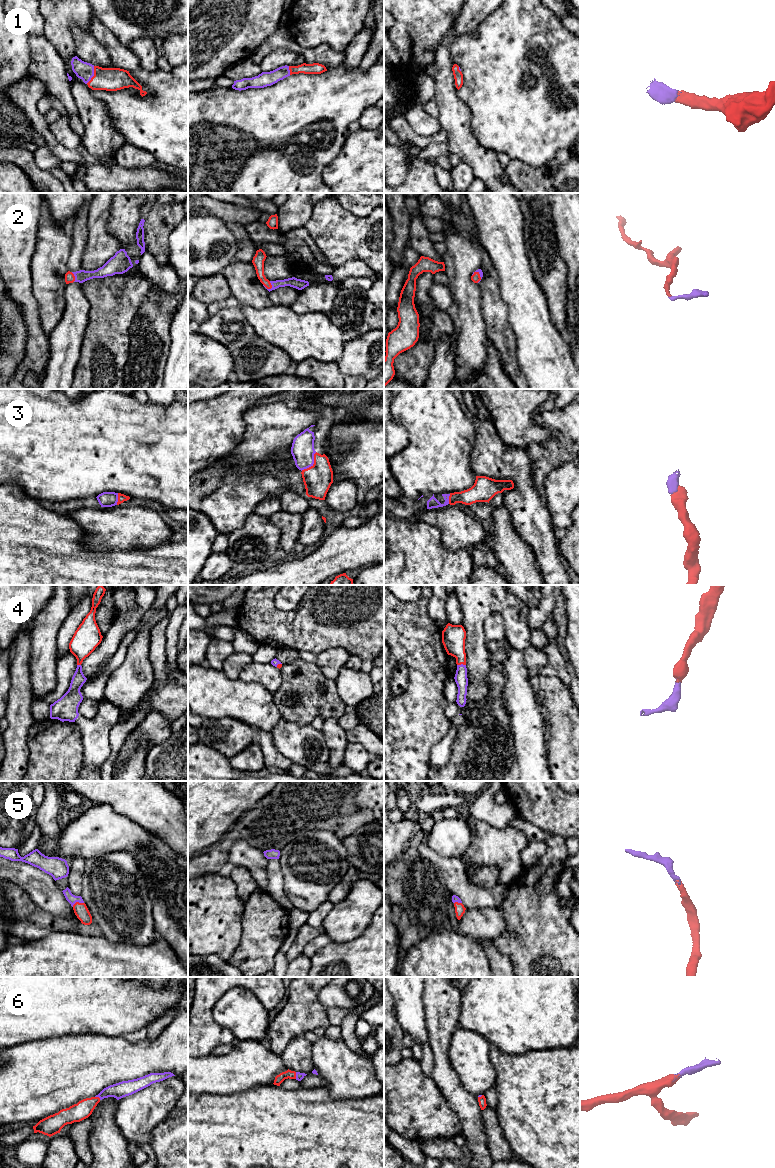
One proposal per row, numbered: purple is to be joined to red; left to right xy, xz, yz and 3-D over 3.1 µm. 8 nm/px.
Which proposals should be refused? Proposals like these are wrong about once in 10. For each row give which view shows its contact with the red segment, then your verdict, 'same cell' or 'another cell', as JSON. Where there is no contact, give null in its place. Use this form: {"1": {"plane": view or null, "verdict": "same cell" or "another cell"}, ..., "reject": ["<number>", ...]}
{"1": {"plane": "xy", "verdict": "same cell"}, "2": {"plane": "xz", "verdict": "same cell"}, "3": {"plane": "xz", "verdict": "same cell"}, "4": {"plane": "yz", "verdict": "same cell"}, "5": {"plane": "xy", "verdict": "same cell"}, "6": {"plane": "xz", "verdict": "same cell"}, "reject": []}

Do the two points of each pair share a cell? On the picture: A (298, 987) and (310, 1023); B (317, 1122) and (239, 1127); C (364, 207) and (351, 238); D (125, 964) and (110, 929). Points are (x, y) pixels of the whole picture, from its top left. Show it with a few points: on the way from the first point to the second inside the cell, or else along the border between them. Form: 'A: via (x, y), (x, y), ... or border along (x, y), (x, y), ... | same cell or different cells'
A: via (303, 996), (303, 1011), (306, 1014) | same cell
B: via (298, 1127), (258, 1127) | same cell
C: border along (340, 203), (357, 216), (367, 216), (373, 210) | different cells
D: border along (102, 934), (112, 942), (127, 942), (139, 946) | different cells

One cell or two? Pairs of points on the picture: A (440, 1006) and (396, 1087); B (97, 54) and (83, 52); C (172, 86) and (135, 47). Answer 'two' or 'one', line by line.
A: two
B: one
C: two

